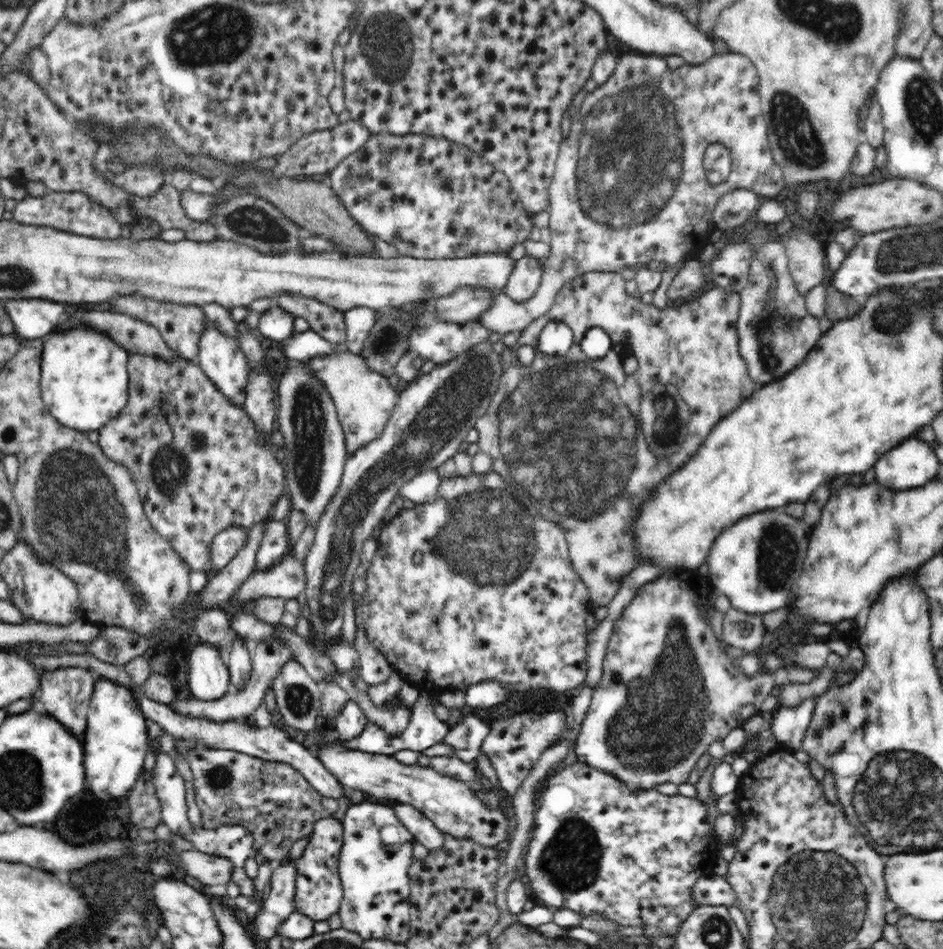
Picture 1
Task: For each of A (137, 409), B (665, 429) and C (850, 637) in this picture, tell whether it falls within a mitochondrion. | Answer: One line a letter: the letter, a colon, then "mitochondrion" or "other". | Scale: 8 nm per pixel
A: other
B: mitochondrion
C: other

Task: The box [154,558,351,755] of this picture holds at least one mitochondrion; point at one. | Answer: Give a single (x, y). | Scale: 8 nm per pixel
(297, 699)

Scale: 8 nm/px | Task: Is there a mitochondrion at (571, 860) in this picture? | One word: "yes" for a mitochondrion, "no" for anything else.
yes

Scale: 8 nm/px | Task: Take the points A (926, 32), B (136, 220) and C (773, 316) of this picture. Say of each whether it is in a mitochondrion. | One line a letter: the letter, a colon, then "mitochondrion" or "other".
A: other
B: other
C: mitochondrion

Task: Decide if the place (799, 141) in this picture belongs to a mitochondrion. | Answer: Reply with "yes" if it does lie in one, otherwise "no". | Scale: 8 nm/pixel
yes

